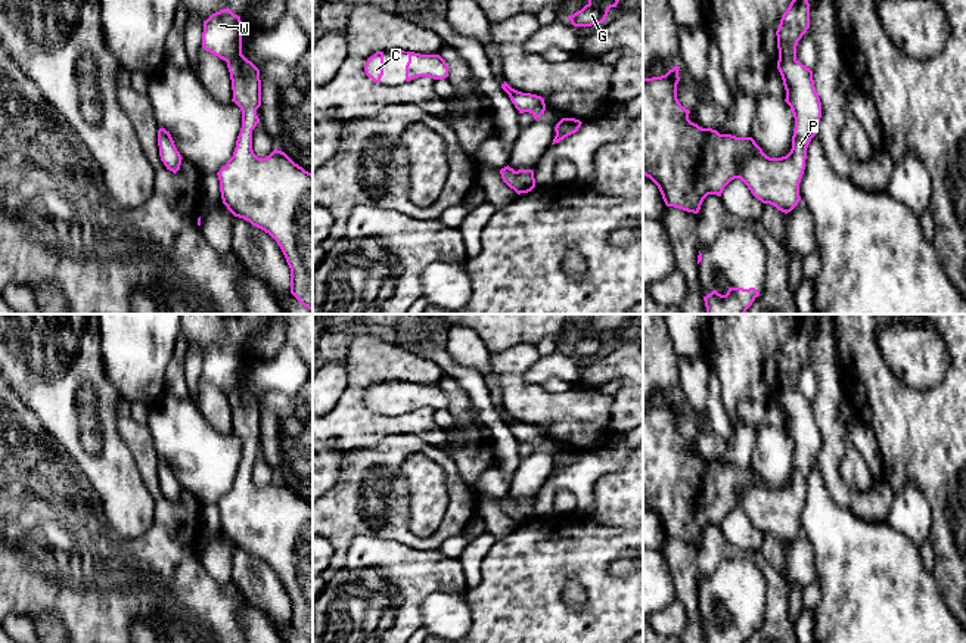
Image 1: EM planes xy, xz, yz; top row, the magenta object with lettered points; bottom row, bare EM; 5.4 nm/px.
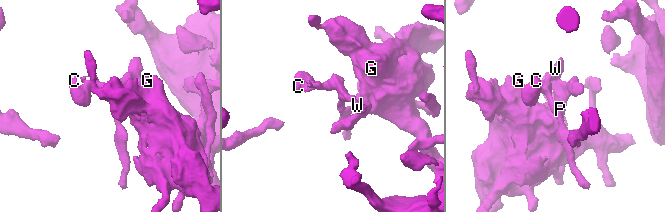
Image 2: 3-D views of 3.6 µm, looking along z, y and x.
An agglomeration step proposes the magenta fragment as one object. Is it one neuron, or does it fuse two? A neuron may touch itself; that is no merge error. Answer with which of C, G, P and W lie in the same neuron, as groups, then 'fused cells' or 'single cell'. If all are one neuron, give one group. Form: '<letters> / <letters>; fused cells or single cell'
C W / G P; fused cells

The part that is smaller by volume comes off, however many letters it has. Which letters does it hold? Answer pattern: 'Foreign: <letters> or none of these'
Foreign: C, W

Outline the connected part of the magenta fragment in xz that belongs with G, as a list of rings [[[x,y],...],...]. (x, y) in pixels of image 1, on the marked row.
[[[588,0],[588,3],[574,15],[568,16],[574,27],[591,27],[606,21],[611,7],[616,7],[619,0]]]

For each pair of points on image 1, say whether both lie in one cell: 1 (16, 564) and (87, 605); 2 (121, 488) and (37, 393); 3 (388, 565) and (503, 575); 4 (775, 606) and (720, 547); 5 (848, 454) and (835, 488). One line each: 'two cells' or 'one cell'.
1: one cell
2: one cell
3: two cells
4: one cell
5: two cells

